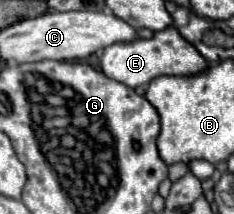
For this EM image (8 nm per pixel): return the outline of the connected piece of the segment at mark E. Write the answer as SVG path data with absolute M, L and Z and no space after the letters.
M166 27L162 31L156 31L152 39L134 39L132 43L116 43L104 49L102 55L102 71L106 77L116 79L128 87L138 87L150 83L154 77L160 75L198 75L198 71L204 71L208 67L206 59L178 35L176 27Z

